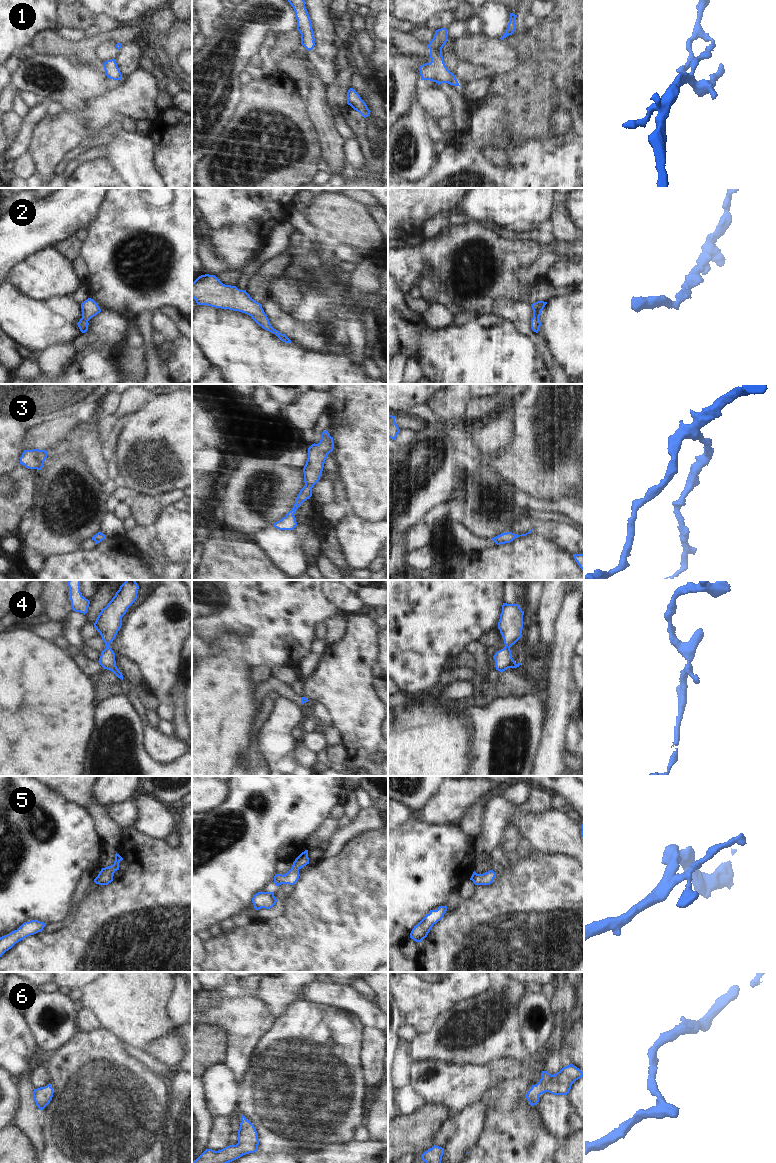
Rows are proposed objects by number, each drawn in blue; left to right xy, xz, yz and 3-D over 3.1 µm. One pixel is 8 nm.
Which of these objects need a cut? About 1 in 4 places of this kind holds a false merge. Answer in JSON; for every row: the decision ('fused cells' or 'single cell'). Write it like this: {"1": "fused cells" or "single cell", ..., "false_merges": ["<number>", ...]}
{"1": "single cell", "2": "single cell", "3": "single cell", "4": "single cell", "5": "single cell", "6": "single cell", "false_merges": []}

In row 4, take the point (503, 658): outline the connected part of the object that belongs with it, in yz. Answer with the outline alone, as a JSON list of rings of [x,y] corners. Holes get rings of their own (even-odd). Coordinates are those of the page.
[[[503,603],[498,629],[505,647],[493,656],[496,670],[501,673],[508,668],[517,668],[521,665],[521,663],[516,664],[513,660],[510,647],[522,637],[523,615],[524,611],[518,604]]]

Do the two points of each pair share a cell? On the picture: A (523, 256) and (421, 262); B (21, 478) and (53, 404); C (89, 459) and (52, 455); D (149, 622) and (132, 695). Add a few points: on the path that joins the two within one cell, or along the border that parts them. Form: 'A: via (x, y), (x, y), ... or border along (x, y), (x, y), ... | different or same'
A: via (498, 255), (479, 240), (446, 254) | same
B: border along (19, 463), (10, 474) | different
C: via (80, 450), (78, 448), (61, 449) | same
D: border along (141, 682), (144, 686) | different

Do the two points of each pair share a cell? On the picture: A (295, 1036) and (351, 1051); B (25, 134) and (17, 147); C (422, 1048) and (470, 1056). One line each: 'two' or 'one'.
A: one
B: one
C: one

